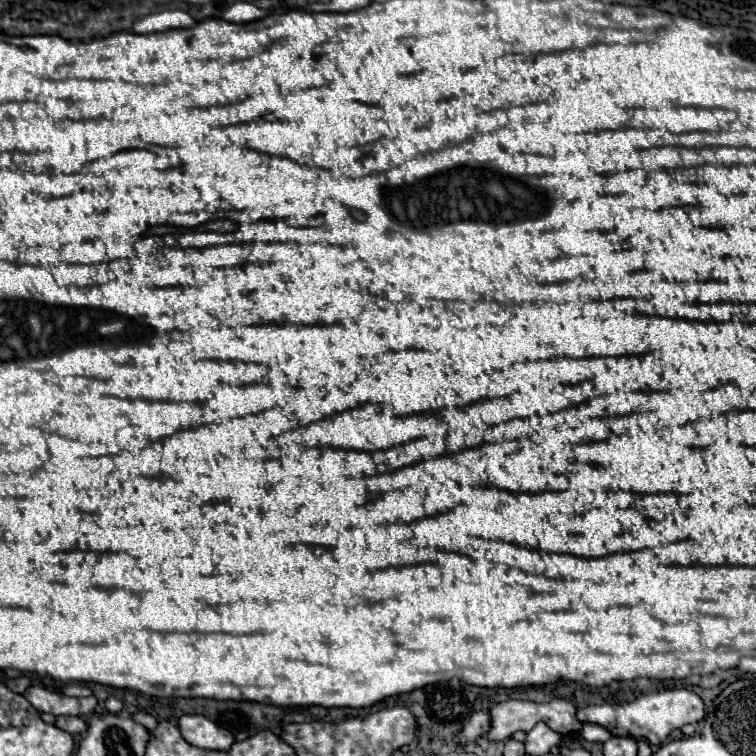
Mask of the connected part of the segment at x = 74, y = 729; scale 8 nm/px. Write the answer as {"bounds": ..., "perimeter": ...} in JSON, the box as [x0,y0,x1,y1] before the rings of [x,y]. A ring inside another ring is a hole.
{"bounds":[56,717,86,735],"perimeter":[[[58,717],[56,719],[56,725],[60,729],[64,729],[66,733],[70,735],[76,735],[76,733],[86,733],[86,721],[80,719],[80,717]]]}

